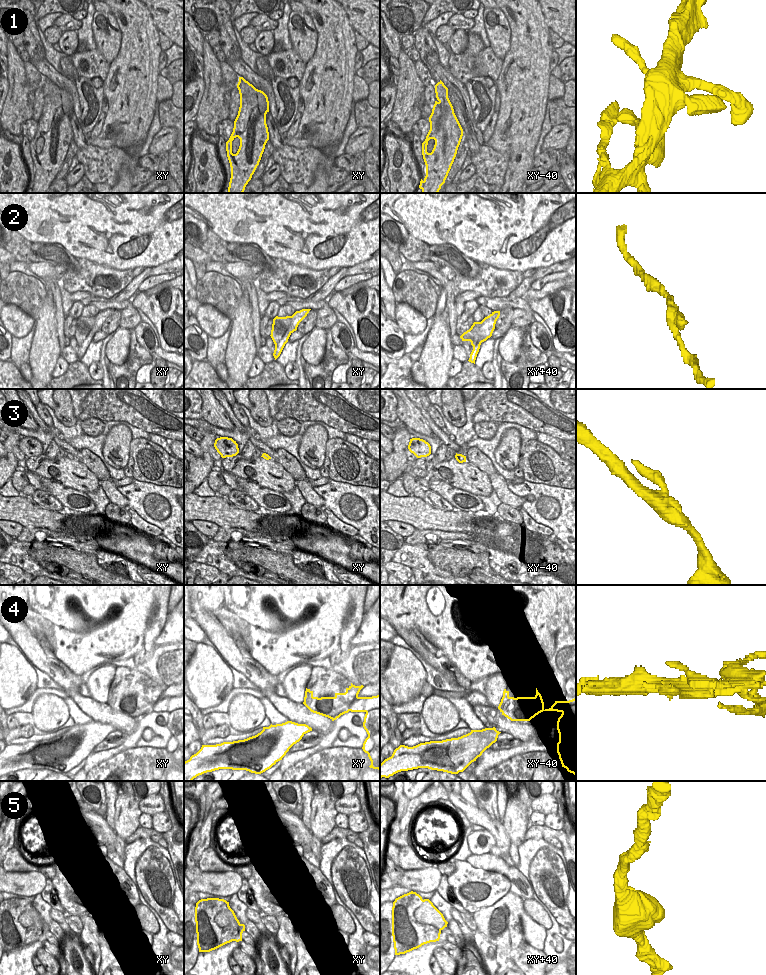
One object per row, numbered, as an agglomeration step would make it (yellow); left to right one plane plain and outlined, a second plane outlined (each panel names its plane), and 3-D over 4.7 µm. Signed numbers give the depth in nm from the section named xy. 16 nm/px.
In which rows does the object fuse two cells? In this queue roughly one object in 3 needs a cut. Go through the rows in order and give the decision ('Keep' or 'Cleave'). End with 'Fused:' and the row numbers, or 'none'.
1: Keep
2: Cleave
3: Keep
4: Cleave
5: Cleave
Fused: 2, 4, 5.

